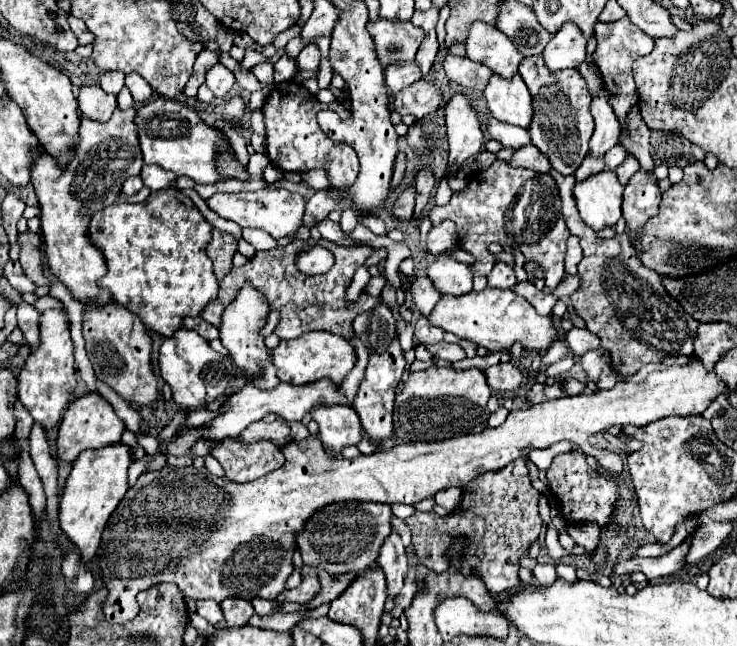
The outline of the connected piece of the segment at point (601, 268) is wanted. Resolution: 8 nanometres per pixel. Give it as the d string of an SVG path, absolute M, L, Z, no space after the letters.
M555 169L551 171L551 175L559 185L559 195L563 201L561 213L567 221L567 227L573 235L581 237L581 247L583 247L583 259L579 263L579 275L583 279L583 285L577 293L571 295L571 305L585 319L585 327L601 339L601 347L611 353L611 367L615 369L615 373L633 375L647 363L663 363L667 357L693 355L693 343L695 343L699 321L689 317L689 313L685 313L681 305L673 301L669 293L665 293L665 287L661 285L661 275L647 269L641 263L641 259L637 257L637 249L627 237L627 233L615 235L611 239L599 239L597 233L589 229L589 225L585 225L585 221L577 213L577 205L573 197L573 187L575 187L573 175L565 177L561 173L555 173Z

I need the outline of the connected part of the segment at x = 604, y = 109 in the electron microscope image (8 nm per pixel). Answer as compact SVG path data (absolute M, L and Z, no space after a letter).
M599 93L599 97L595 97L591 103L591 113L595 119L595 133L591 137L587 155L595 157L595 159L603 157L613 145L617 145L619 135L621 135L619 119L615 117L615 113L607 101L609 101L609 95Z

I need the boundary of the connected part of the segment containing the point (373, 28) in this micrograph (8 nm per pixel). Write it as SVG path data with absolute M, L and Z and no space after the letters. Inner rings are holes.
M377 19L369 23L369 33L375 41L377 57L383 67L403 59L415 59L415 53L423 41L423 29L413 27L413 23L403 21L385 21ZM395 45L397 49L391 51L389 47Z

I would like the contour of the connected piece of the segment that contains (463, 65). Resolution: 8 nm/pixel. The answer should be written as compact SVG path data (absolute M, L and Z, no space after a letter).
M455 55L445 57L445 73L451 81L469 89L479 89L479 91L485 89L487 81L493 75L489 67L485 67L483 63L475 63L467 57L455 57Z

